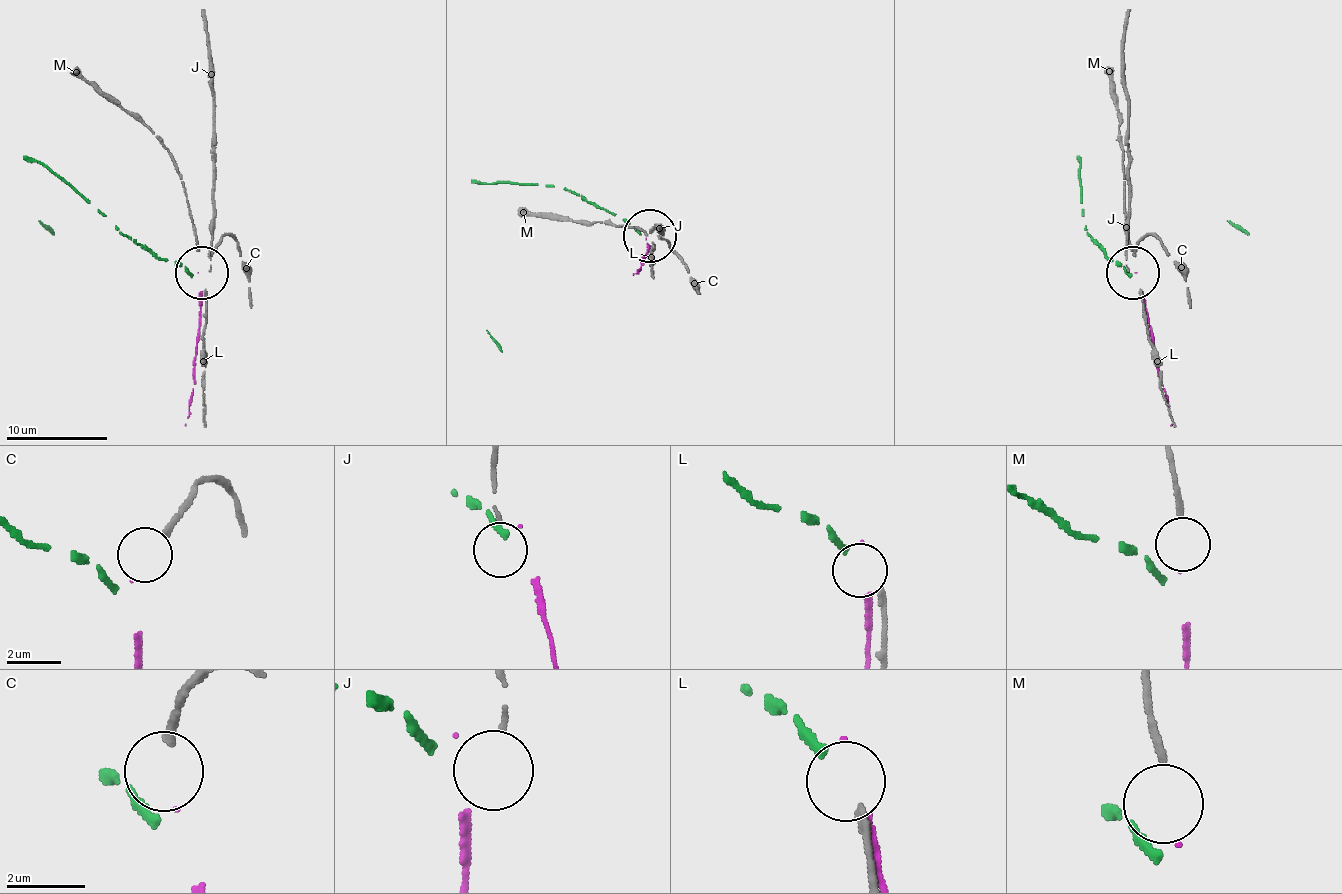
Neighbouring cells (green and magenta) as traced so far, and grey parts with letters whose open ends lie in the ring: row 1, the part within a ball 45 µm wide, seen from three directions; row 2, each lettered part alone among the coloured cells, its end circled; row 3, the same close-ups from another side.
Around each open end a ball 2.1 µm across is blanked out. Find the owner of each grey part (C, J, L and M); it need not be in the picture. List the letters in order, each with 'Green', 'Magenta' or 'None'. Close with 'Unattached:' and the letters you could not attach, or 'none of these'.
C: None
J: None
L: Green
M: Magenta
Unattached: C, J

